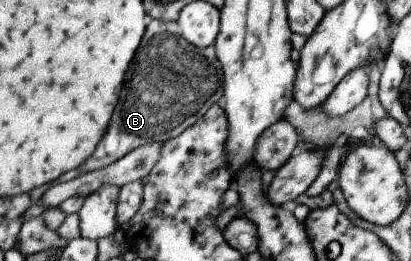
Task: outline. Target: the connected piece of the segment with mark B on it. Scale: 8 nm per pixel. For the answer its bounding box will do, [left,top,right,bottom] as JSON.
[82,18,222,172]

